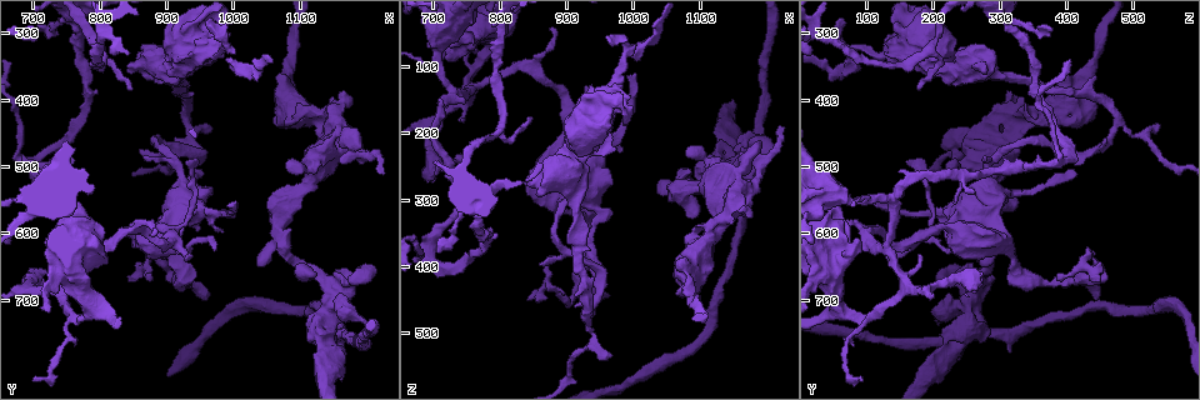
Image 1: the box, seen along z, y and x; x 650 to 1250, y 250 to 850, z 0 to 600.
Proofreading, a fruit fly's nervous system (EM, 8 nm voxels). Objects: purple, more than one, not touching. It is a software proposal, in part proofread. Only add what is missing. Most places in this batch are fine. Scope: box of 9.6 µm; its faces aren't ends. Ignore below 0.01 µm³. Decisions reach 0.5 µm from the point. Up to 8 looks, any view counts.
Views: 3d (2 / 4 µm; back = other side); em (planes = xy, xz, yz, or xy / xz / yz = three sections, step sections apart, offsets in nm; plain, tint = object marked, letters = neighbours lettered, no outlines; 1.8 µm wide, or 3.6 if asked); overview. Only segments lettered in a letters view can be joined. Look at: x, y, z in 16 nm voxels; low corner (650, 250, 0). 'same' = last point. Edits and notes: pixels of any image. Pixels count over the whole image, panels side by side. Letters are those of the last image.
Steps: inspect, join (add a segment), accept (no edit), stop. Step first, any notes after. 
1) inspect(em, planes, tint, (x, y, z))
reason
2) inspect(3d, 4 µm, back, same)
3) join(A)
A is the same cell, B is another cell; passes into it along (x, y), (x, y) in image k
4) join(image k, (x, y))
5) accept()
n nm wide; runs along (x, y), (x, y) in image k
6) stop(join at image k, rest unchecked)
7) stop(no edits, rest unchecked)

inspect(3d, 2 µm, back, (1145, 750, 245))
thick turns thin

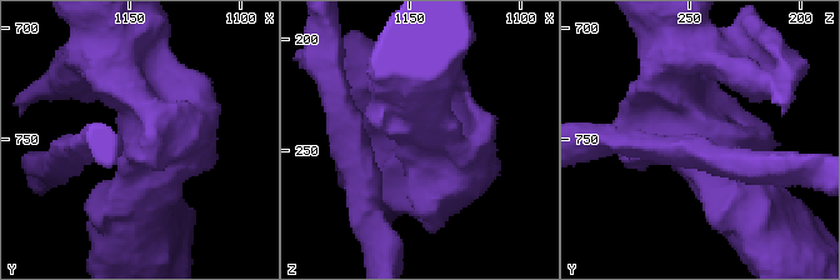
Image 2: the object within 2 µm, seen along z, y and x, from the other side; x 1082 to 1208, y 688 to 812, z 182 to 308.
inspect(em, planes, letters, (1146, 749, 248))
shape alone is not enough

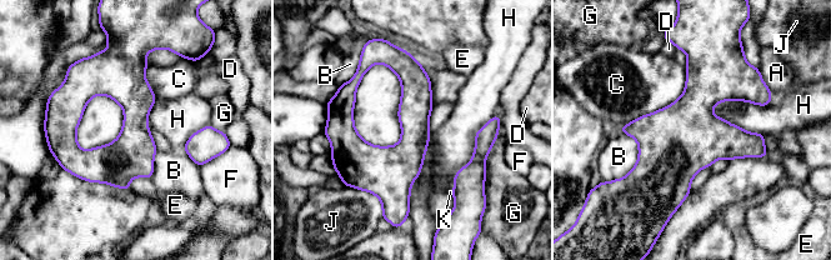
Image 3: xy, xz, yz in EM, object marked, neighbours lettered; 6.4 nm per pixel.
accept()
220 nm wide; A, B, C, D, E, F, G, H, J and K are other cells; runs along (406, 55), (406, 205) in image 3; none of them fits

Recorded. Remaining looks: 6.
inspect(3d, 4 µm, (1080, 550, 280))
sharp bend

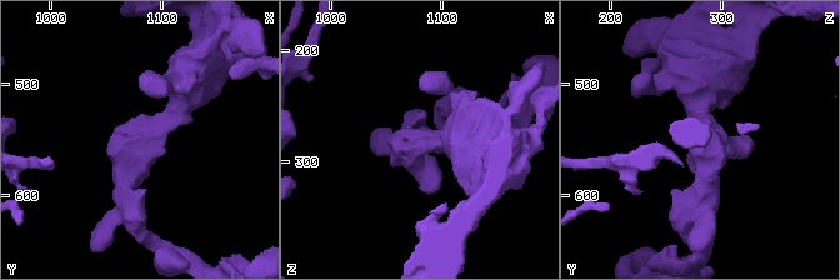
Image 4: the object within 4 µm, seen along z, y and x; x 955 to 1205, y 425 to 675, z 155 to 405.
inspect(em, 3.6 µm, planes, tint, (1086, 554, 280))
now the EM

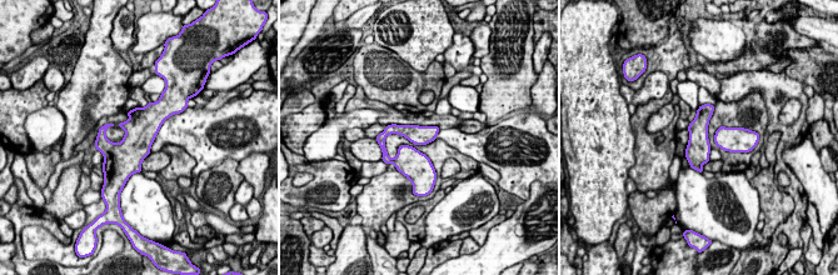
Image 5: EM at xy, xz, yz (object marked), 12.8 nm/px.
inspect(em, 3.6 µm, planes, letters, same)
what lies round it

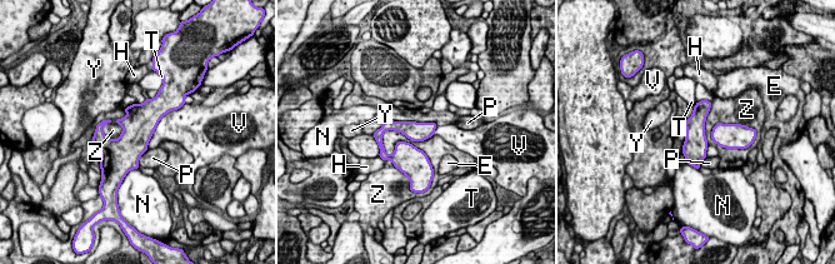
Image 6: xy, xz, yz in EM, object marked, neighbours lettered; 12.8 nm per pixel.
accept()
Z touches over 700 nm; E, H, N, P, T, V, Y and Z are other cells; no lettered segment goes on from it

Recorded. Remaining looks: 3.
inspect(em, planes, letters, (1070, 425, 415))
calibre changes

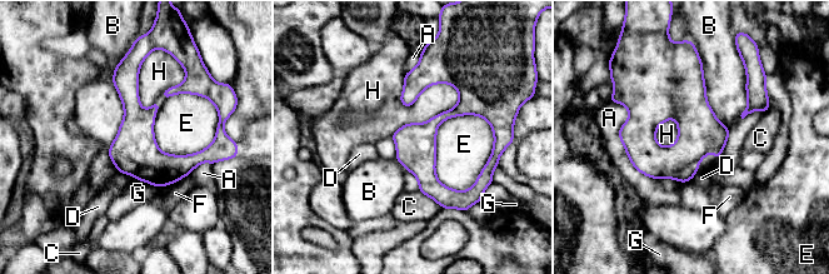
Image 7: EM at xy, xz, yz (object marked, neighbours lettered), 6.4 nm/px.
accept()
260 nm wide; A, B, C, D, E, F, G and H are other cells; no lettered segment goes on from it

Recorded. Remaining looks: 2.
stop(no edits, rest unchecked)

